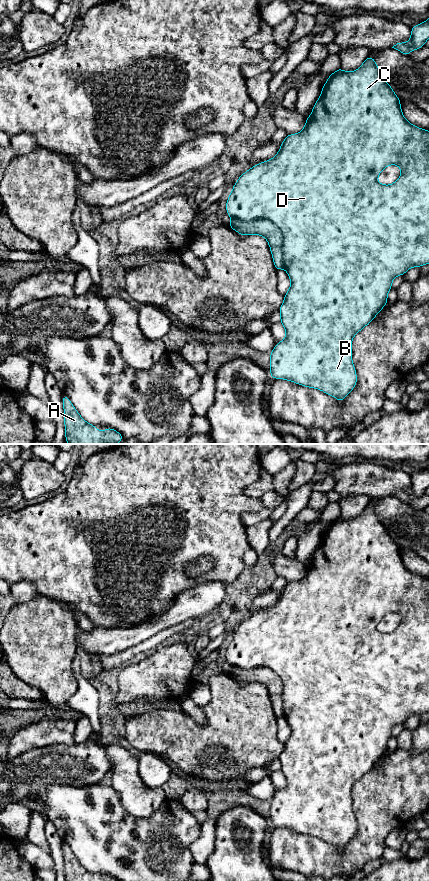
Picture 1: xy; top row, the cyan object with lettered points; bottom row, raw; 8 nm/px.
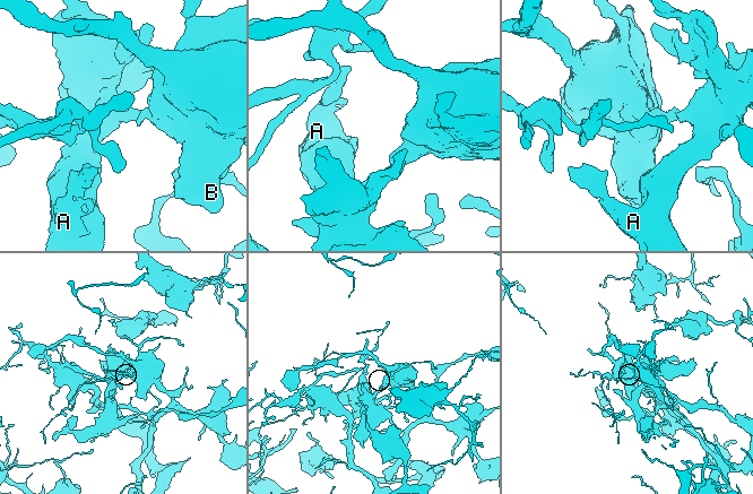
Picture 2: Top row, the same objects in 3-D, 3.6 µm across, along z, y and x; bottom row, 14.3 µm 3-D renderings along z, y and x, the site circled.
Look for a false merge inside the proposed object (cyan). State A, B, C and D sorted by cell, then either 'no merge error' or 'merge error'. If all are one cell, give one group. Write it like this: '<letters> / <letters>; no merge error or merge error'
A / B C D; merge error

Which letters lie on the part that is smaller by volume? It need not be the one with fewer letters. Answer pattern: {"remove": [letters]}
{"remove": ["A"]}

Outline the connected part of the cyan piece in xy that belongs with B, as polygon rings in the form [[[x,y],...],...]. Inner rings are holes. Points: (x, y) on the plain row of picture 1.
[[[368,504],[357,518],[346,520],[340,515],[328,524],[311,563],[306,566],[302,579],[287,582],[280,593],[280,598],[272,607],[254,613],[239,624],[226,649],[226,661],[242,669],[270,668],[283,683],[284,716],[291,734],[279,756],[280,770],[286,779],[286,785],[270,800],[271,827],[288,828],[301,834],[321,838],[342,851],[357,832],[357,821],[352,809],[353,785],[370,772],[388,751],[387,742],[392,736],[395,725],[405,723],[411,715],[420,716],[429,711],[429,579],[414,574],[406,568],[401,558],[400,547],[385,529],[374,505]],[[388,613],[399,614],[401,624],[393,632],[380,632],[377,625]]]

